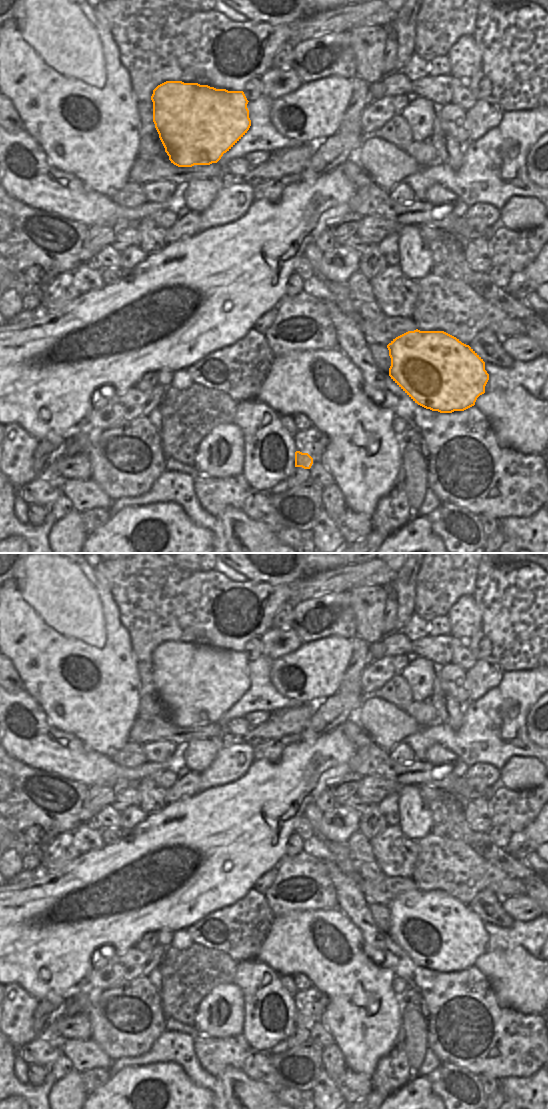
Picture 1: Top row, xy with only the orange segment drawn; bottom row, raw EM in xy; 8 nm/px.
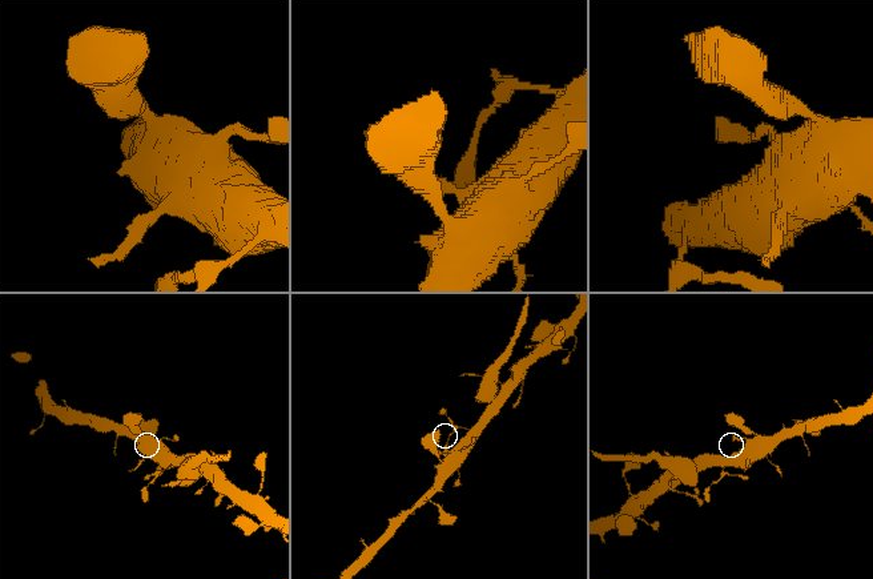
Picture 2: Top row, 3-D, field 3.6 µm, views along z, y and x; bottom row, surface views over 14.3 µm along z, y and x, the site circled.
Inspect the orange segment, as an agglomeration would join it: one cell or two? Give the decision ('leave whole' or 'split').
leave whole

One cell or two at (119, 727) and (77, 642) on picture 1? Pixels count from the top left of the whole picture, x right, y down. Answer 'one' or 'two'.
one

